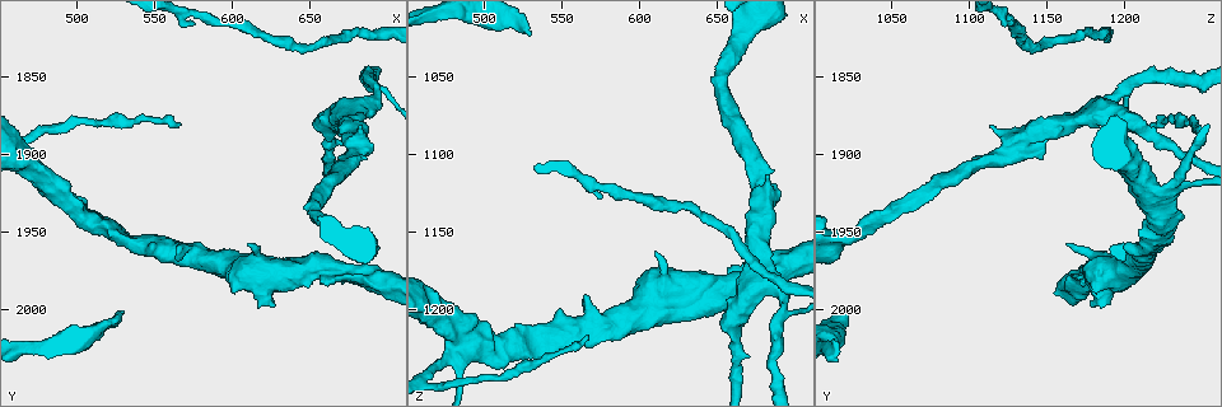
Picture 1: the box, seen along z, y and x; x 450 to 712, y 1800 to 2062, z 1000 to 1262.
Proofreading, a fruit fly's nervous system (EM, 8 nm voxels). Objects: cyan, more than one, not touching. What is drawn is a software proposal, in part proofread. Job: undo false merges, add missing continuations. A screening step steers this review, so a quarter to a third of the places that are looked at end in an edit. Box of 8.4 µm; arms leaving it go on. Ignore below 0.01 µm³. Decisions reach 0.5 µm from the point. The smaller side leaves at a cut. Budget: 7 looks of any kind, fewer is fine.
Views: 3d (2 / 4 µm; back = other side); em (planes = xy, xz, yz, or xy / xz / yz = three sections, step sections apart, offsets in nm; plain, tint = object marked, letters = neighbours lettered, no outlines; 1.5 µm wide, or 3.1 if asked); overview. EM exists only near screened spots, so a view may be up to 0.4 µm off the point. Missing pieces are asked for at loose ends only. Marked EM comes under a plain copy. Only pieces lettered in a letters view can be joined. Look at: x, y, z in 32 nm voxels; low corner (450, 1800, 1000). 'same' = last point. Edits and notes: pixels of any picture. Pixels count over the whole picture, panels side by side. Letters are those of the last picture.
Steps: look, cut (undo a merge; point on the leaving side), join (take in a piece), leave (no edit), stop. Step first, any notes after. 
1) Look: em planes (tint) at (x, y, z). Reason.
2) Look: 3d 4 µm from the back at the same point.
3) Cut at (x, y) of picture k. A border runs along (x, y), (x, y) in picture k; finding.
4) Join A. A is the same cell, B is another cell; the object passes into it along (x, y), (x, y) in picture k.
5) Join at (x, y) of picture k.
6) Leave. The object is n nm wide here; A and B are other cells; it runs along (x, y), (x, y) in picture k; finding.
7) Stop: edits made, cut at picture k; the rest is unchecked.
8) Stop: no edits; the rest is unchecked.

Look: em xz step 4 (tint) at (690, 1860, 1198). Three arms meet.

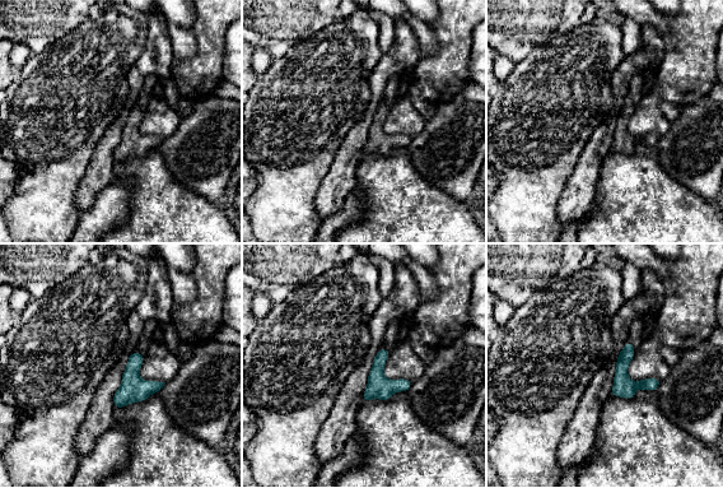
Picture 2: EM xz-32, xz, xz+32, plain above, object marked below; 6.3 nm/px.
Look: em planes (letters) at the same point.

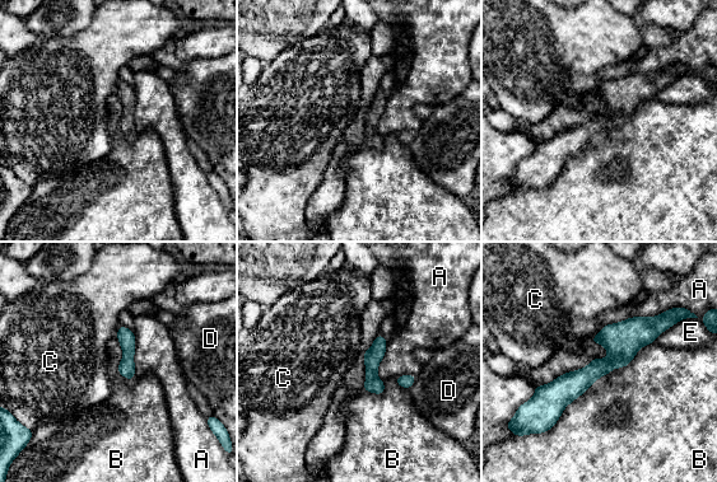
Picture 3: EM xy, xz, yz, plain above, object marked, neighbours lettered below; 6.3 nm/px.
Leave. A, B, C, D and E are other cells; it runs along (667, 323), (536, 398) in picture 3; continuous, no second neuron.

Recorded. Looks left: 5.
Look: em planes (letters) at (566, 1880, 1216). Long arm stops here.

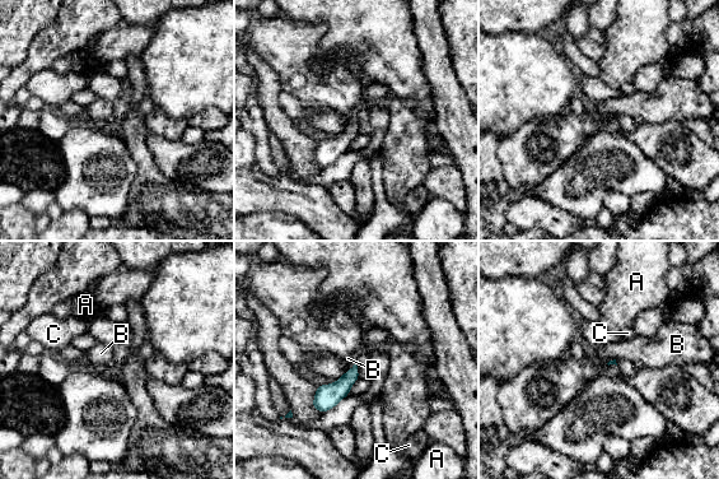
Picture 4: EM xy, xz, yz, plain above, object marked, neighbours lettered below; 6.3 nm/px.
Leave. A, B and C are other cells; a border runs along (355, 363), (344, 373) in picture 4; none of them fits.

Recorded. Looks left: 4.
Look: em yz step 4 (letters) at (528, 2000, 1024).

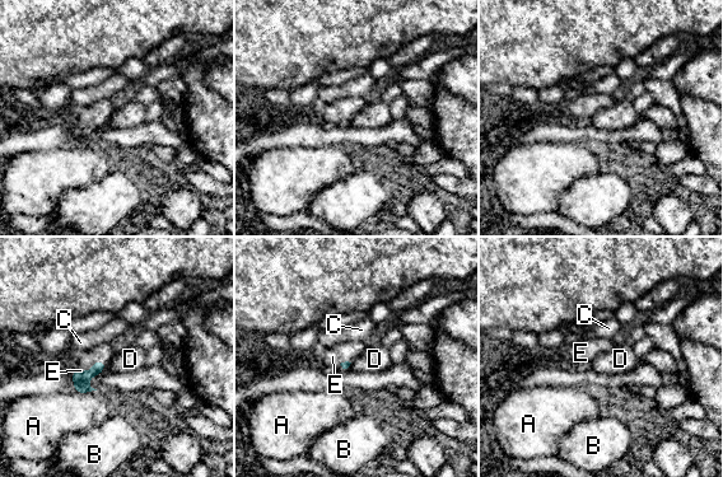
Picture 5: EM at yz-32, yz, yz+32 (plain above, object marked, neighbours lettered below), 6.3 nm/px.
Join E. E is the same cell, A, B, C and D are other cells; the object passes into it along (80, 379), (92, 366), (103, 352) in picture 5; the neuron continues.

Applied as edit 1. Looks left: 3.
Stop: edits made, join at picture 5; the rest is unchecked.

